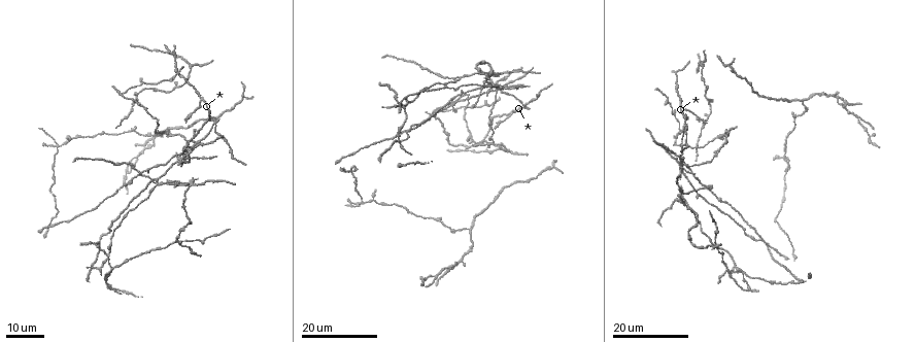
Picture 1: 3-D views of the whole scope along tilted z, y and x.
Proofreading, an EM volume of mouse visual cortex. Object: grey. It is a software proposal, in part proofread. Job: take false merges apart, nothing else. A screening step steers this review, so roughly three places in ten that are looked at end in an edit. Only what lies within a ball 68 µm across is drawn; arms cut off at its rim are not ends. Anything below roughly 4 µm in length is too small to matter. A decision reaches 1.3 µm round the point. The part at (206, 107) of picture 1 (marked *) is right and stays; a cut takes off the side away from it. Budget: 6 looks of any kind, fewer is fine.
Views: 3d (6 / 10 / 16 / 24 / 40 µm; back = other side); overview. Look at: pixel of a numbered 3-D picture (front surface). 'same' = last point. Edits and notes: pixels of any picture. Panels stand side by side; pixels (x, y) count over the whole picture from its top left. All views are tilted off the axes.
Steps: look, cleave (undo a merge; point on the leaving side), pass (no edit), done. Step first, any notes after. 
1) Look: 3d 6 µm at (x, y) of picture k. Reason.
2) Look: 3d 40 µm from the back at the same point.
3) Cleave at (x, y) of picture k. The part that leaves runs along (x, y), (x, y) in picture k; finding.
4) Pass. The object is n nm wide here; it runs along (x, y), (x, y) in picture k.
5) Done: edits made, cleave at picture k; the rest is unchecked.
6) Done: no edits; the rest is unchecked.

Look: 3d 24 µm at (515, 113) of picture 1. Arms part here.

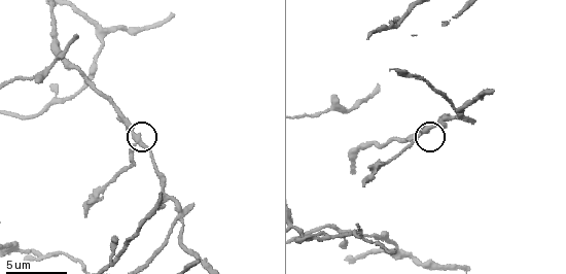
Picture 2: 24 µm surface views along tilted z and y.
Look: 3d 10 µm at (139, 140) of picture 2.

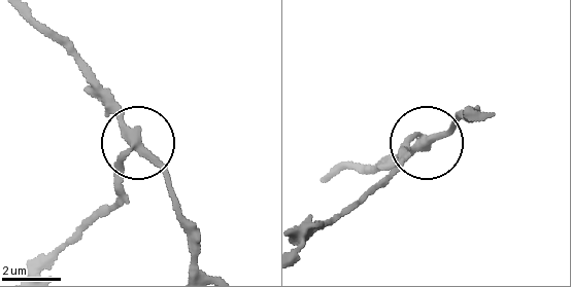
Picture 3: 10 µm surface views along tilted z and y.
Cleave at (123, 190) of picture 3. The part that leaves runs along (420, 138), (390, 177), (313, 231), (302, 249) in picture 3; two neurons meet here.

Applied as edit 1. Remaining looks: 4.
Look: 3d 10 µm at (100, 35) of picture 2. A fork.

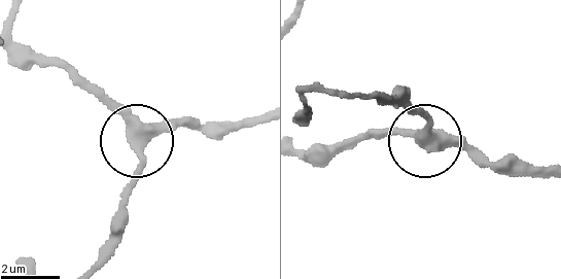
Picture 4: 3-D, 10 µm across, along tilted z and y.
Look: 3d 6 µm at (429, 135) of picture 4. Zoom in.

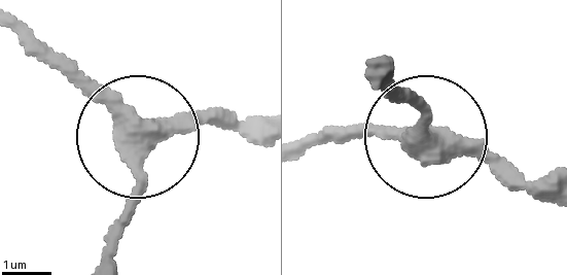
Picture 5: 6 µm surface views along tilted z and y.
Pass. Continuous, no second neuron.

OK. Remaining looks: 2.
Look: 3d 16 µm at (189, 187) of picture 1. Small branch off a trunk.

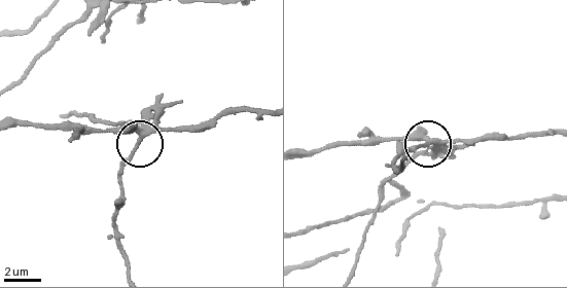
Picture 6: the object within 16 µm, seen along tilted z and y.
Look: 3d 6 µm at (433, 144) of picture 6.

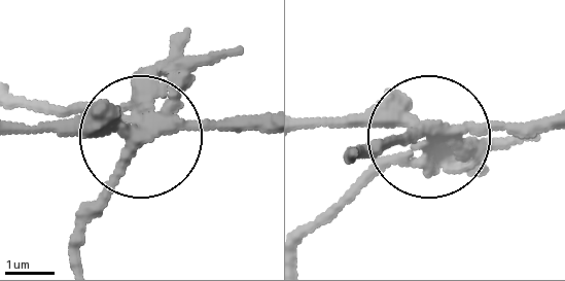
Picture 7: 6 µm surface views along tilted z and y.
Cleave at (193, 59) of picture 7. The side arm is 13 µm long; 5 arms meet here; two neurons meet here.

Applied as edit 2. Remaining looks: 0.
Done: edits made, cleave at picture 3, cleave at picture 7; the rest is unchecked.

